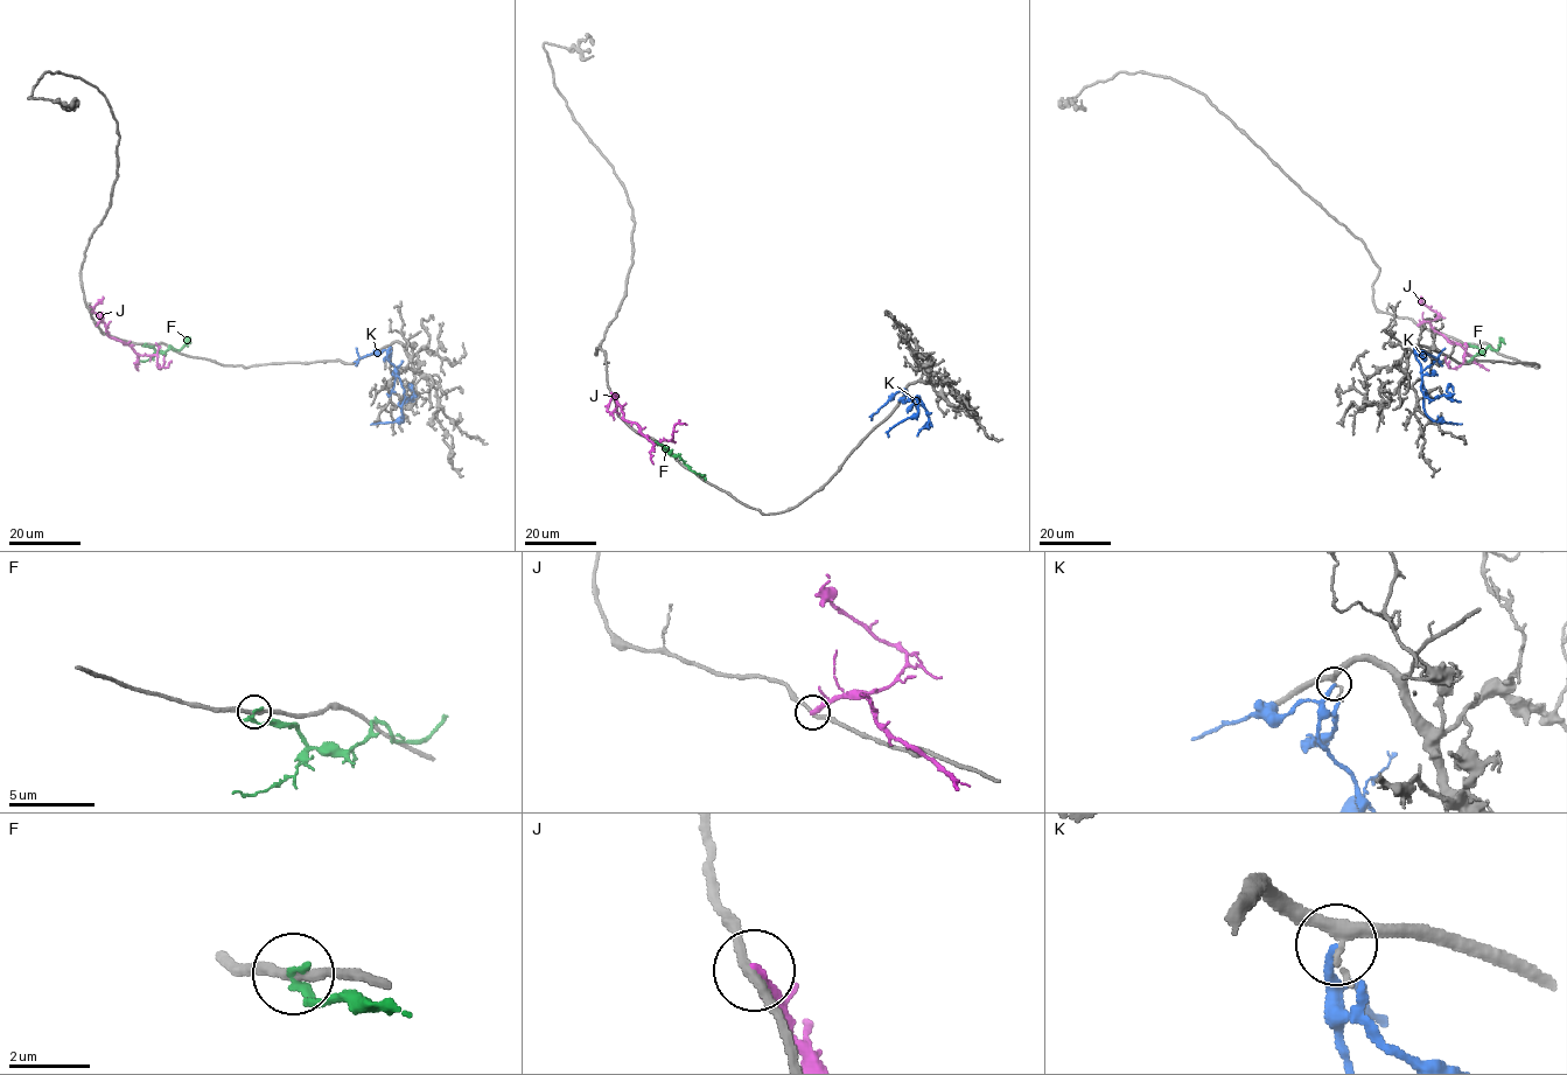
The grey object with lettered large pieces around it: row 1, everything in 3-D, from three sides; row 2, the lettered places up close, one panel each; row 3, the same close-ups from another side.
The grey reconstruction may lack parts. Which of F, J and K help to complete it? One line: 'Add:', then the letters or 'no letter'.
Add: no letter

